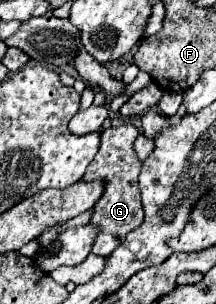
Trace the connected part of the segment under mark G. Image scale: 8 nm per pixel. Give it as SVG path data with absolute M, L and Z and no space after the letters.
M130 123L116 125L116 127L102 131L100 151L96 153L96 157L92 159L92 163L88 165L88 169L84 173L84 181L96 181L96 179L106 181L106 191L104 191L102 199L94 205L94 215L90 221L90 225L100 227L100 233L96 237L92 251L102 257L108 257L126 239L126 235L132 229L140 227L140 223L144 221L140 189L138 189L138 175L140 175L142 161L138 159L134 147L132 147L136 137L138 137L138 129Z

